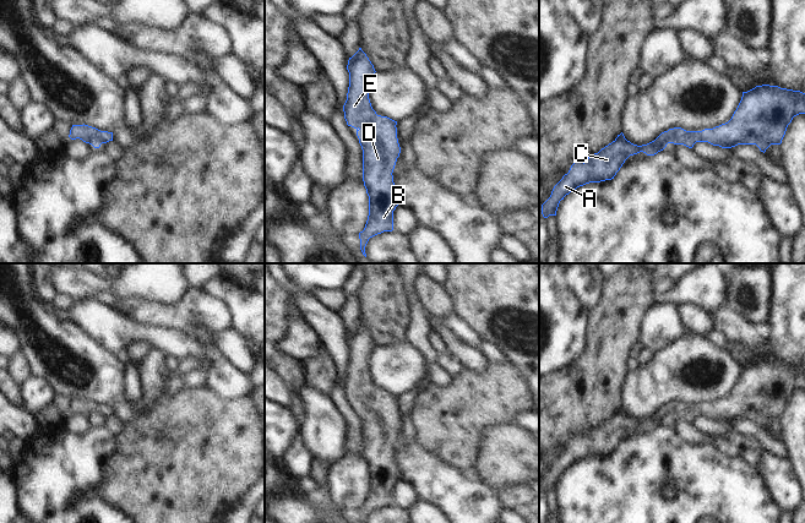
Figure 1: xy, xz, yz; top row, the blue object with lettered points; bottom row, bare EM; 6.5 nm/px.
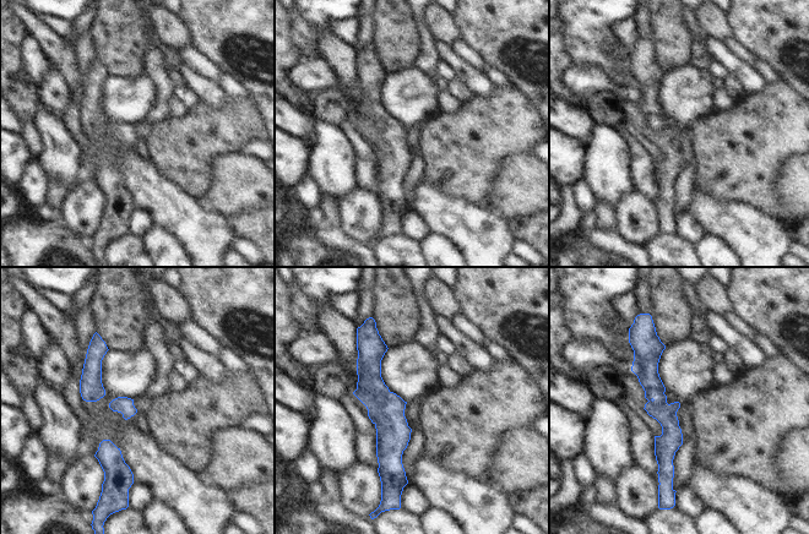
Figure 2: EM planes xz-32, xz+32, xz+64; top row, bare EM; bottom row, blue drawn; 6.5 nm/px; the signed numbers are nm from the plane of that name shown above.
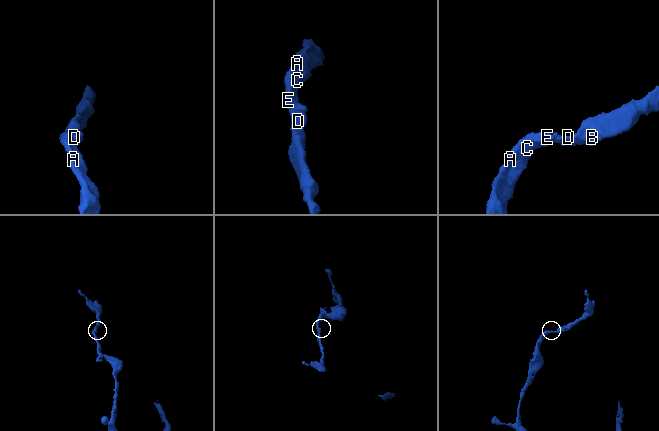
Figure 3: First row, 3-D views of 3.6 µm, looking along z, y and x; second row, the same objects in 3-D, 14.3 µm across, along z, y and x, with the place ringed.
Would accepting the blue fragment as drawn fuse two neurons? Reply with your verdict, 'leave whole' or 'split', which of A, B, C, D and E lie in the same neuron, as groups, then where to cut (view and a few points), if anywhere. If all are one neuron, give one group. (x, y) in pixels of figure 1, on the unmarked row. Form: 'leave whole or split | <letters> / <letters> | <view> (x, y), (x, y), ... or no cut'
leave whole | A B C D E | no cut

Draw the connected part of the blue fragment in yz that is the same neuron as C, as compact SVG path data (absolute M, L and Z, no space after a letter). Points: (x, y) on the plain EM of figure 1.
M762 359L743 366L731 393L713 403L686 405L674 402L642 420L631 418L621 407L611 418L589 430L584 437L575 436L571 440L542 479L542 489L544 492L556 490L560 475L571 465L589 457L611 454L630 430L640 426L654 430L668 418L689 423L696 416L708 416L722 423L756 419L765 427L771 419L782 418L788 399L799 388L805 388L805 367Z

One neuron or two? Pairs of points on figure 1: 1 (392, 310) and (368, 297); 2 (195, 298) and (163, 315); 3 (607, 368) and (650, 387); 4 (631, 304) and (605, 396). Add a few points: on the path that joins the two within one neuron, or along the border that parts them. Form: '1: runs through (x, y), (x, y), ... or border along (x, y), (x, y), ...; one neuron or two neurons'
1: runs through (386, 306), (374, 297); one neuron
2: runs through (188, 305), (178, 315), (170, 315); one neuron
3: border along (630, 371), (623, 387), (621, 404); two neurons
4: runs through (614, 327), (609, 339), (609, 372); one neuron

